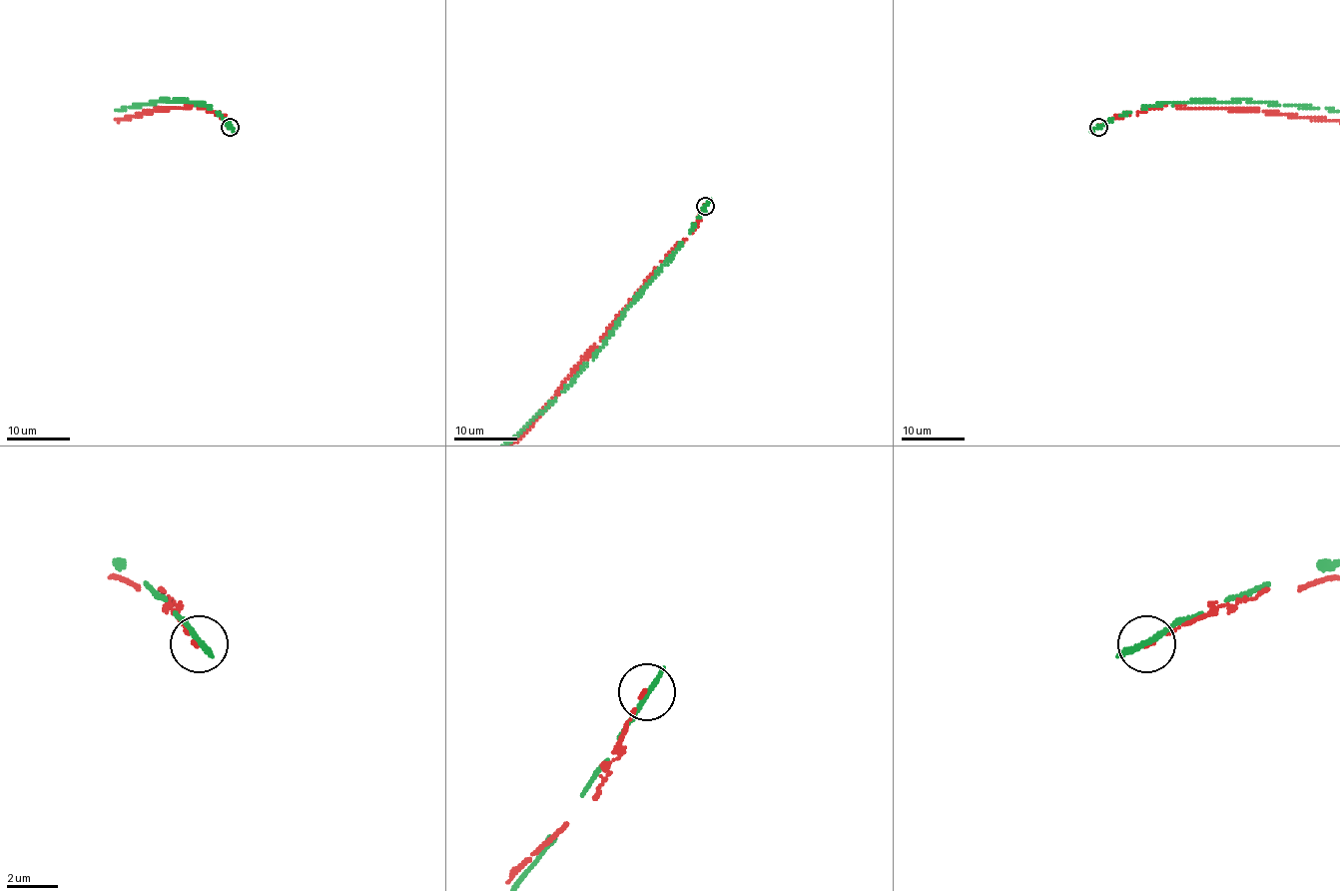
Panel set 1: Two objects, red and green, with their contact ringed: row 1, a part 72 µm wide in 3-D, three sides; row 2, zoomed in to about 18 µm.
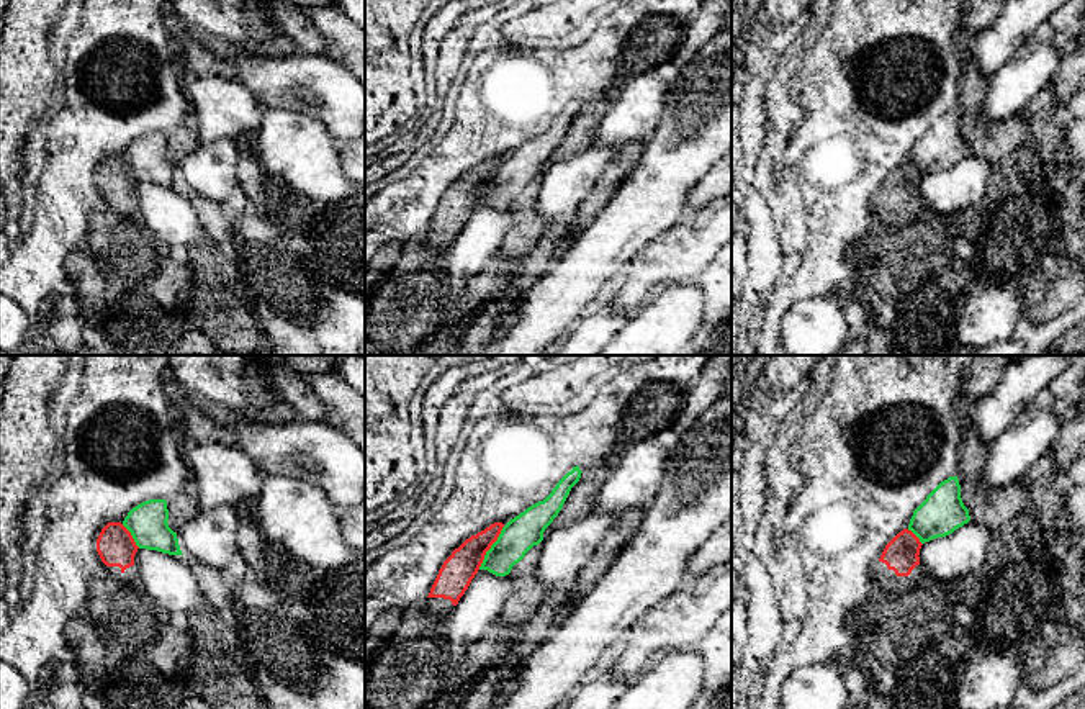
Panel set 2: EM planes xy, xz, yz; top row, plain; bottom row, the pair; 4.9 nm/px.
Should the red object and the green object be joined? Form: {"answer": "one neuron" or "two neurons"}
{"answer": "two neurons"}

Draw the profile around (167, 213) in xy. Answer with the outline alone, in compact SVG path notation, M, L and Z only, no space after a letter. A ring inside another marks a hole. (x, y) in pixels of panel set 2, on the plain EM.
M137 182L134 196L146 226L170 246L185 247L205 234L183 188Z

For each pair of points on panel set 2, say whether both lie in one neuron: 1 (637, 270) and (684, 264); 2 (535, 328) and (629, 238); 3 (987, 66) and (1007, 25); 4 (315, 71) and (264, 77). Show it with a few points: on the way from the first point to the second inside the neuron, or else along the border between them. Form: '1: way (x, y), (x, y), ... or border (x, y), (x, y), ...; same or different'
1: way (648, 270), (658, 264), (673, 264); same
2: way (557, 303), (604, 256); same
3: way (987, 56), (1005, 35); same
4: way (301, 77), (277, 77); same

